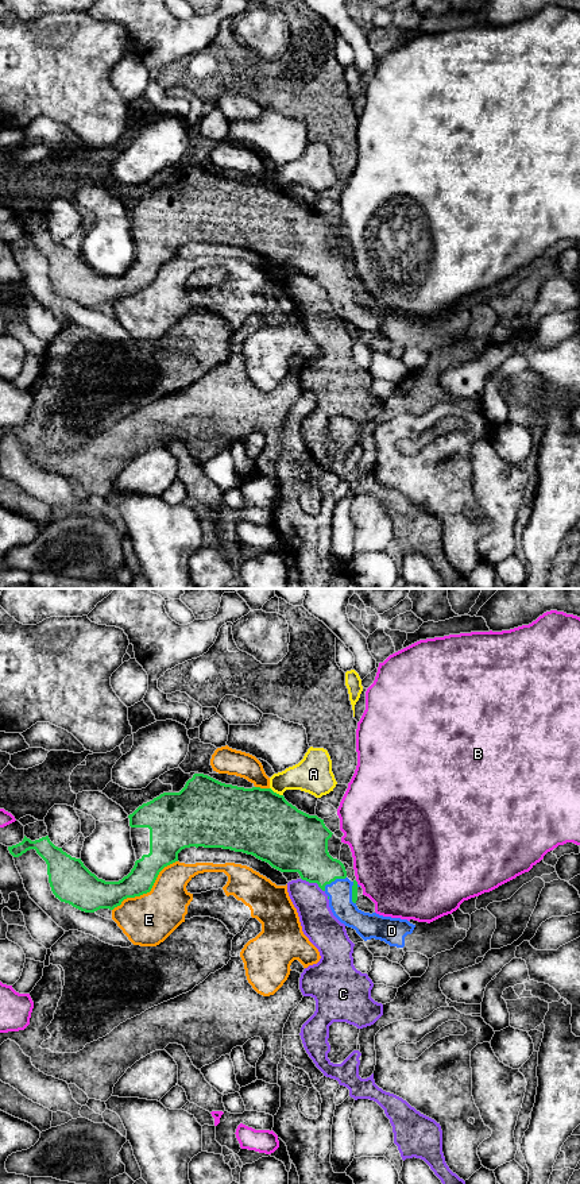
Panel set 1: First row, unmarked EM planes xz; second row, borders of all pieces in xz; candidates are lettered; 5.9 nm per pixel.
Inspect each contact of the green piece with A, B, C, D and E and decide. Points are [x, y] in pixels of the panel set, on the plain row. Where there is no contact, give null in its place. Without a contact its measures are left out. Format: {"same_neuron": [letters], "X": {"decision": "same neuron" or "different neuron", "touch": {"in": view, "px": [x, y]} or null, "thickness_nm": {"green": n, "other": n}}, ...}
{"same_neuron": ["D"], "A": {"decision": "different neuron", "touch": {"in": "xz", "px": [275, 188]}, "thickness_nm": {"green": 400, "other": 220}}, "B": {"decision": "different neuron", "touch": {"in": "xz", "px": [356, 277]}, "thickness_nm": {"green": 30, "other": 480}}, "C": {"decision": "different neuron", "touch": {"in": "xz", "px": [313, 277]}, "thickness_nm": {"green": 360, "other": 200}}, "D": {"decision": "same neuron", "touch": {"in": "xz", "px": [333, 276]}, "thickness_nm": {"green": 280, "other": 140}}, "E": {"decision": "different neuron", "touch": {"in": "xz", "px": [149, 286]}, "thickness_nm": {"green": 160, "other": 300}}}

